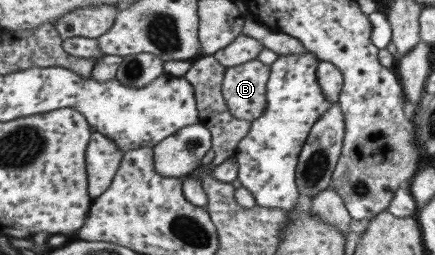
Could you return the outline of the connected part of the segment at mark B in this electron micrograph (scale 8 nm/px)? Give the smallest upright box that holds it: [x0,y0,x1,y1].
[223,60,272,124]

